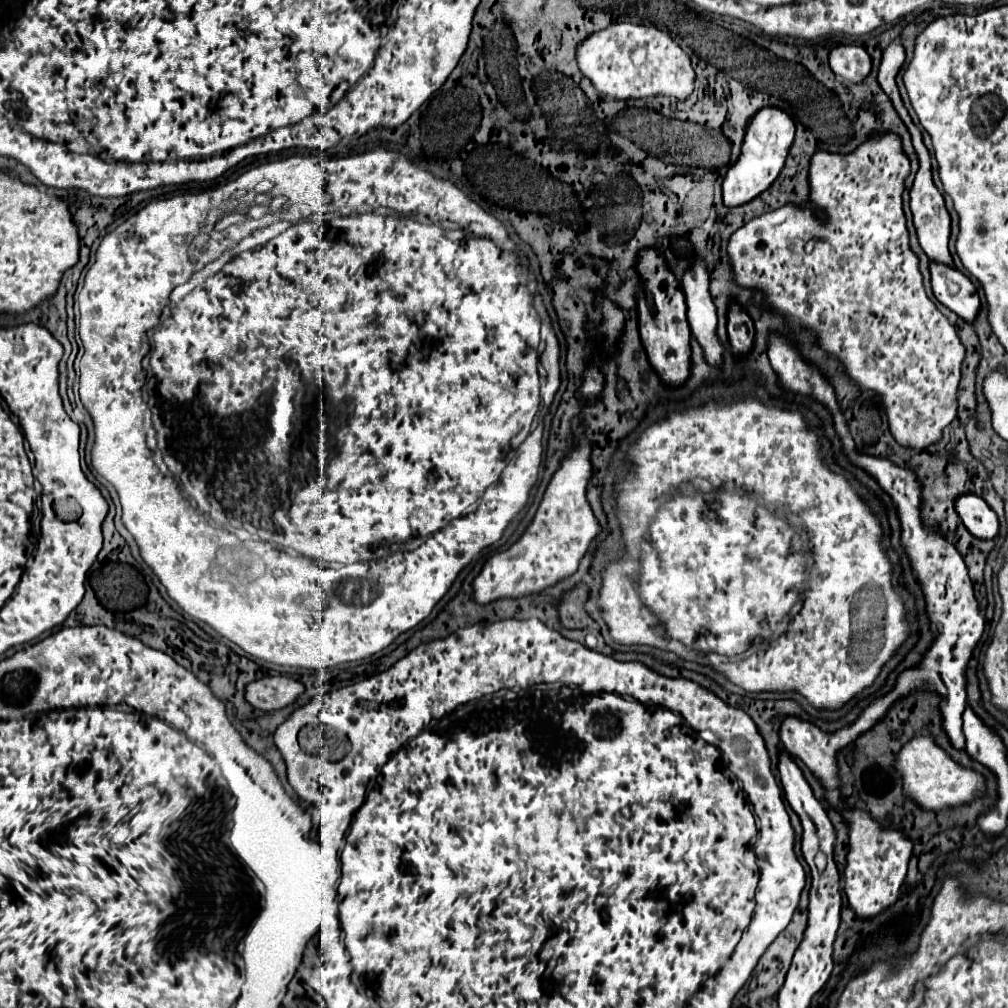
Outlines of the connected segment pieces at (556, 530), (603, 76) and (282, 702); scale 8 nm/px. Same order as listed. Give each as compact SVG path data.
M582 441L576 449L570 449L562 459L560 469L554 473L544 499L536 511L536 517L508 551L494 553L482 573L474 581L476 601L490 603L500 597L524 597L528 593L538 593L566 577L576 569L590 541L598 535L598 521L586 501L586 483L590 479L590 443Z
M634 23L610 25L608 29L590 35L578 47L578 65L600 93L616 99L640 99L656 95L684 99L694 89L694 69L690 65L690 57L668 33L656 27Z
M262 677L246 685L246 701L260 711L276 711L290 705L304 685L290 677Z

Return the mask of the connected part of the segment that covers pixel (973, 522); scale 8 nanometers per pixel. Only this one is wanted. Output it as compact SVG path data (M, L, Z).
M962 493L956 497L954 505L960 521L974 537L994 539L998 535L998 517L982 497L974 493Z

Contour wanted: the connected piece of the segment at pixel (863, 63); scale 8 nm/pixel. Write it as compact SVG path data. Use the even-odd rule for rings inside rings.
M840 45L834 47L828 55L830 69L844 81L862 81L872 67L870 55L864 47L858 45Z

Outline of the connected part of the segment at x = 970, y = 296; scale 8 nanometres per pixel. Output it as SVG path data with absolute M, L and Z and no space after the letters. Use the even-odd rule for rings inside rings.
M930 261L928 267L932 275L934 297L950 311L960 315L964 321L972 323L980 309L980 297L972 281L966 275L962 275L958 269L938 261Z

